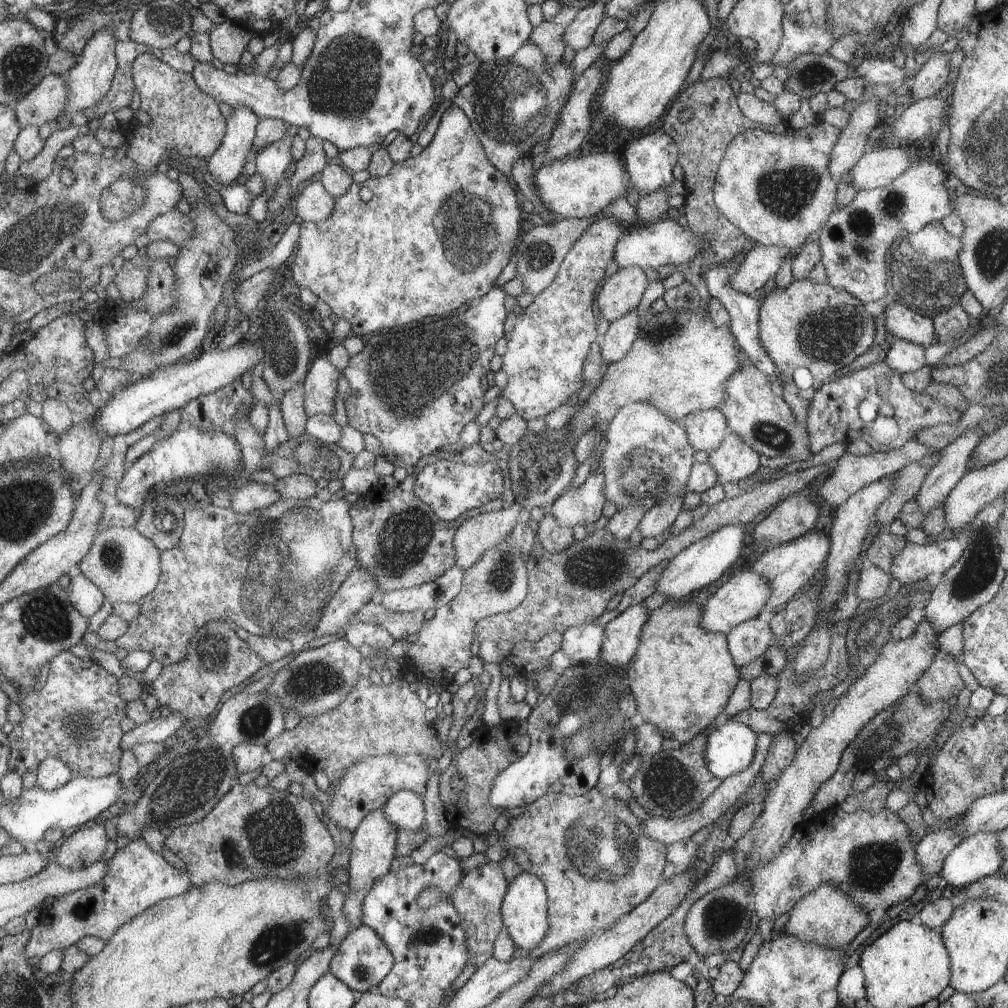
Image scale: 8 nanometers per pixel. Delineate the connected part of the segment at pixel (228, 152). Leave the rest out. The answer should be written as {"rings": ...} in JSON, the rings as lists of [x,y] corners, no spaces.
{"rings":[[[238,107],[234,110],[231,118],[228,118],[226,138],[206,164],[212,179],[221,186],[232,185],[242,175],[261,119],[249,108]]]}

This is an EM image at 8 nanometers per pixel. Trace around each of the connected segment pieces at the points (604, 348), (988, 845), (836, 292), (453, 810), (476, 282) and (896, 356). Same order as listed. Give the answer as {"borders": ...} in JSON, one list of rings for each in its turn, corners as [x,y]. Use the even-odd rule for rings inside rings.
{"borders":[[[[637,308],[628,315],[612,321],[600,342],[600,354],[604,362],[609,365],[622,360],[636,340],[641,325],[642,318],[637,313]]],[[[977,832],[967,839],[958,843],[952,852],[944,859],[939,874],[946,880],[949,888],[960,888],[969,885],[980,877],[993,875],[1003,863],[1003,856],[1000,856],[998,833]]],[[[807,278],[794,281],[785,289],[776,287],[761,298],[756,294],[759,306],[759,335],[762,346],[777,366],[780,394],[790,406],[798,425],[805,426],[810,411],[810,402],[815,392],[836,372],[854,362],[874,344],[874,320],[866,312],[864,304],[843,288],[836,288],[828,283],[814,283]]],[[[502,721],[489,727],[482,722],[473,730],[470,746],[454,754],[448,768],[439,776],[439,797],[444,804],[445,817],[451,827],[462,824],[463,828],[470,828],[470,830],[478,830],[478,828],[492,830],[496,819],[500,814],[504,814],[503,810],[490,806],[489,796],[499,772],[520,760],[531,745],[527,735],[521,736],[517,733],[517,725],[517,721]],[[454,774],[462,774],[466,779],[466,787],[461,792],[456,792],[450,786],[450,778]]],[[[454,105],[441,116],[435,138],[426,148],[423,148],[419,155],[410,157],[401,163],[394,163],[392,170],[386,176],[370,177],[363,183],[354,182],[346,194],[335,199],[334,210],[325,221],[302,222],[298,244],[286,266],[287,275],[293,276],[300,289],[310,288],[318,298],[330,306],[338,318],[348,320],[352,325],[351,334],[366,339],[373,333],[408,326],[408,322],[418,322],[428,316],[435,318],[449,316],[450,312],[460,311],[468,304],[475,303],[476,298],[486,295],[512,256],[512,248],[520,236],[520,220],[522,220],[522,210],[518,204],[516,188],[510,184],[510,179],[506,178],[506,175],[491,163],[486,149],[479,140],[478,133],[471,124],[471,119],[463,109]]],[[[897,339],[888,350],[883,362],[901,375],[911,373],[928,366],[925,350],[925,346],[904,339]]]]}

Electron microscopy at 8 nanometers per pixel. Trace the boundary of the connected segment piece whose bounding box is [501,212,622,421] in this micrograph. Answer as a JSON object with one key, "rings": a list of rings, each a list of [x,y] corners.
{"rings":[[[608,212],[596,217],[564,257],[552,284],[517,316],[513,332],[505,337],[507,350],[501,370],[508,375],[508,384],[501,396],[514,404],[524,420],[550,414],[582,388],[582,364],[596,338],[592,300],[602,286],[606,266],[614,260],[620,223]]]}

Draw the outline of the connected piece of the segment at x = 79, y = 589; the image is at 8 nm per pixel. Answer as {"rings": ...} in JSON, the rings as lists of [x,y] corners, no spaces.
{"rings":[[[82,573],[71,579],[66,592],[72,606],[88,619],[101,610],[105,599],[103,592]]]}

